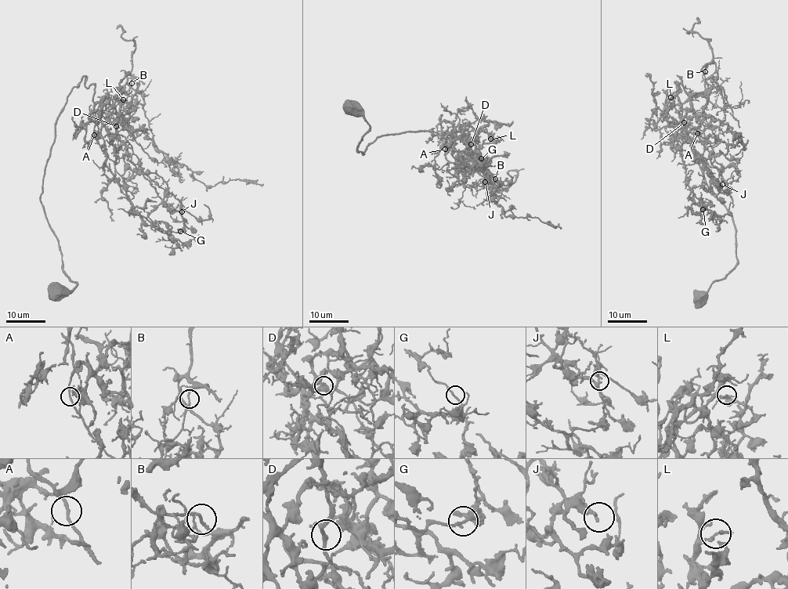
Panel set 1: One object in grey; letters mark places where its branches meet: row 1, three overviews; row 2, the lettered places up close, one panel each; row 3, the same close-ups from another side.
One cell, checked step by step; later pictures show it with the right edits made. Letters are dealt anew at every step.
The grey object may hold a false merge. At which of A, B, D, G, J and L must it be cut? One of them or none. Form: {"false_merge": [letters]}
{"false_merge": ["B"]}

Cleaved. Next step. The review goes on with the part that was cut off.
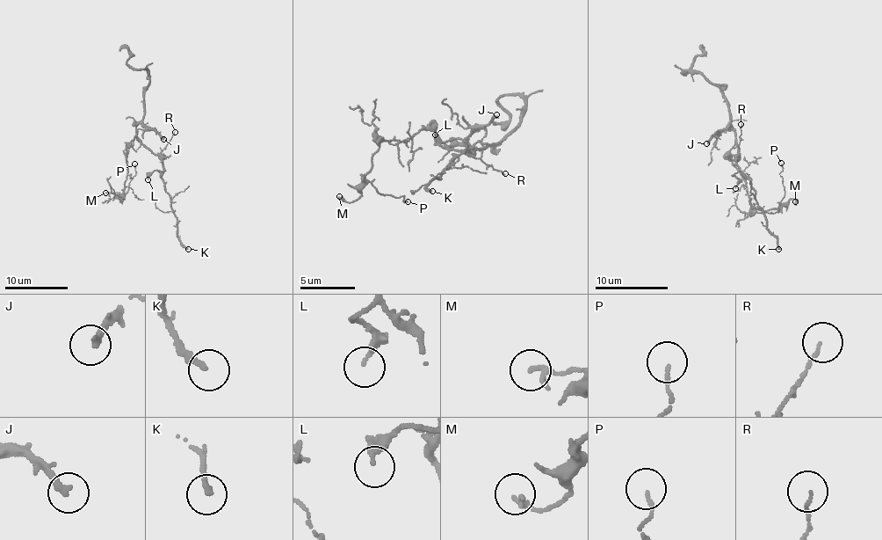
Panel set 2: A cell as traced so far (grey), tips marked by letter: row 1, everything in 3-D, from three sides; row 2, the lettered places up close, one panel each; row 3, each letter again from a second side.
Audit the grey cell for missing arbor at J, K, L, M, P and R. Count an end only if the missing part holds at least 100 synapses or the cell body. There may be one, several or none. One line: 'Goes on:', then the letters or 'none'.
Goes on: J, K

